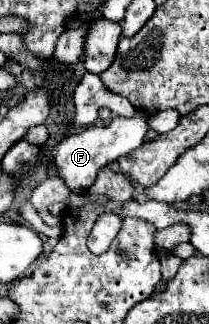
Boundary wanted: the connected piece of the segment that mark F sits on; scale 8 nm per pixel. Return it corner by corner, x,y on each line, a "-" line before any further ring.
140,110
128,118
116,116
116,118
112,118
112,122
108,126
92,126
78,134
66,136
56,146
50,146
50,148
46,146
46,158
48,158
48,162
56,164
60,178
66,182
70,192
80,194
80,192
84,192
84,188
88,188
88,184
92,184
92,180
96,178
96,172
100,168
104,168
110,162
116,162
118,156
136,150
144,142
146,132
150,130
148,122
150,122
150,114
140,112

